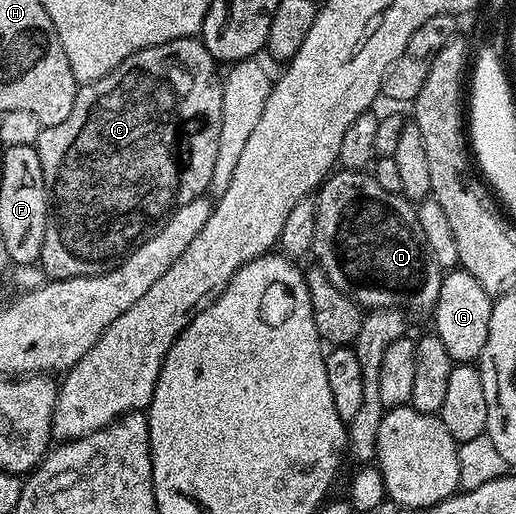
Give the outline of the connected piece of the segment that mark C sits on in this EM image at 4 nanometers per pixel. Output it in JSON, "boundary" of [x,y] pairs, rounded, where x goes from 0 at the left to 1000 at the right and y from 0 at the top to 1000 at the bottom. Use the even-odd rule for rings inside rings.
{"boundary":[[[382,72],[331,76],[324,84],[308,84],[256,103],[252,111],[238,115],[238,123],[231,123],[231,130],[223,130],[223,138],[200,146],[188,158],[163,160],[145,185],[145,208],[138,208],[138,224],[130,224],[122,239],[81,249],[68,288],[76,317],[83,325],[87,366],[95,370],[99,385],[99,412],[83,457],[83,488],[76,516],[95,543],[120,547],[132,539],[186,539],[192,531],[211,529],[281,467],[295,430],[329,422],[341,407],[355,403],[355,395],[370,395],[370,387],[399,381],[409,340],[417,333],[417,302],[424,302],[424,247],[432,216],[428,152],[422,121],[413,117],[395,80]]]}

